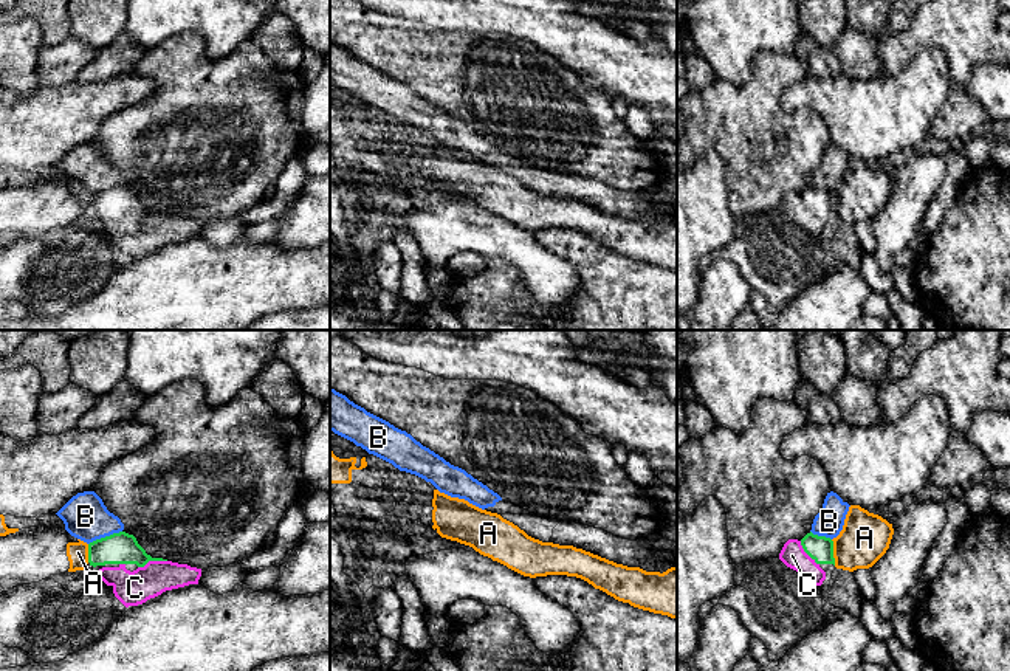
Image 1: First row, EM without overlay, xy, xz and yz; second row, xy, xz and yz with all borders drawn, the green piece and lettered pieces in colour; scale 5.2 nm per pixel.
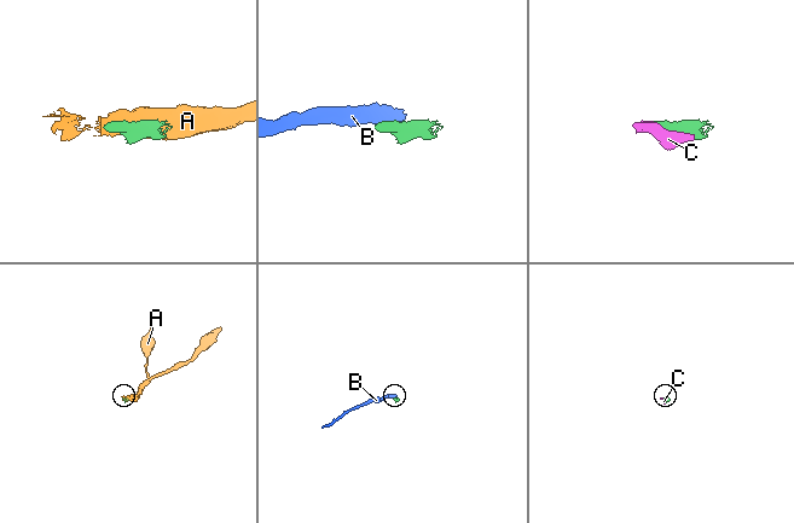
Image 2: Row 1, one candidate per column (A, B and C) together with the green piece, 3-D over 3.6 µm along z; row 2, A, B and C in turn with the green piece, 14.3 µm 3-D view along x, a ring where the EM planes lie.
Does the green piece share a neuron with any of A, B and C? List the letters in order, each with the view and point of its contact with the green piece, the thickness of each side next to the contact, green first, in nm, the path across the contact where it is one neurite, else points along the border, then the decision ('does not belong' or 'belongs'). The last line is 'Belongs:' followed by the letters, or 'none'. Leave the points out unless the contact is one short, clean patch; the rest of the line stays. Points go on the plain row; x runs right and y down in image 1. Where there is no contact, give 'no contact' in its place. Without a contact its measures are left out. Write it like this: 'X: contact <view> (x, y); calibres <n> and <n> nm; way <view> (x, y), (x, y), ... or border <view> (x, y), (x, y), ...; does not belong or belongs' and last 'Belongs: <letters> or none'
A: contact yz (832, 205); calibres 130 and 260 nm; does not belong
B: contact xy (106, 189); calibres 160 and 240 nm; border xy (121, 183), (96, 191), (89, 197); does not belong
C: contact xy (152, 213); calibres 160 and 180 nm; belongs
Belongs: C

